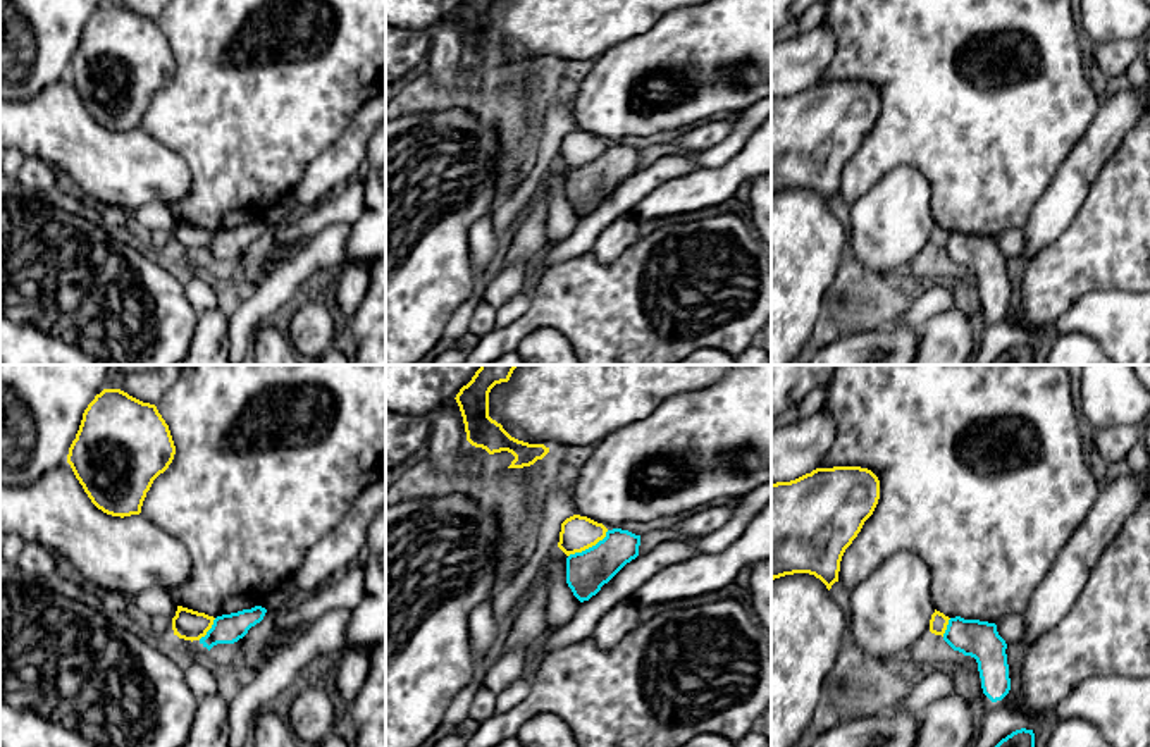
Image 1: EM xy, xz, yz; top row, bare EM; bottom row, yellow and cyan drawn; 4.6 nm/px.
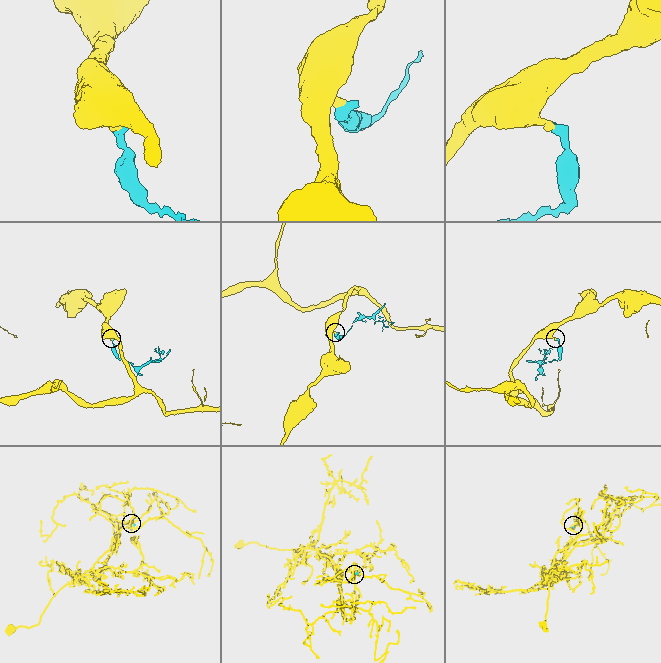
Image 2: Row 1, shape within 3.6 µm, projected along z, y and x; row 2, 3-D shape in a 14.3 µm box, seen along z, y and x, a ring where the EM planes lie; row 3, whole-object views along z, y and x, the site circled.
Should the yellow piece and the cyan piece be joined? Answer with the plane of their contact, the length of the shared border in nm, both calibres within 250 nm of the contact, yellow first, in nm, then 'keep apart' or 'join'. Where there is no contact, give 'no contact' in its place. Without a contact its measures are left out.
meets yellow in xz; contact 220 nm long; 160 nm thick on the yellow side, 190 nm on the other; keep apart

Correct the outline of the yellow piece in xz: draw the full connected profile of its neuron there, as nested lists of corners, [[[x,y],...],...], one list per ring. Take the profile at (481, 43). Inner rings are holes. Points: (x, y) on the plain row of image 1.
[[[463,0],[456,9],[467,55],[489,69],[508,65],[515,71],[508,83],[523,83],[542,74],[549,62],[511,52],[501,38],[489,31],[489,7],[494,0]]]

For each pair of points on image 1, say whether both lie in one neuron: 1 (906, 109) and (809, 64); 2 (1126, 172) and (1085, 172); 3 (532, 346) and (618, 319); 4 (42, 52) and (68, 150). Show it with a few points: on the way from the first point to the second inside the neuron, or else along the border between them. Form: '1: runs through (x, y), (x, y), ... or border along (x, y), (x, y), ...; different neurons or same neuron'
1: border along (834, 31), (832, 61), (816, 81); different neurons
2: border along (1121, 140), (1078, 209); different neurons
3: border along (524, 336), (541, 327), (556, 327), (572, 346); different neurons
4: border along (66, 74), (43, 86), (31, 98), (18, 102); different neurons

